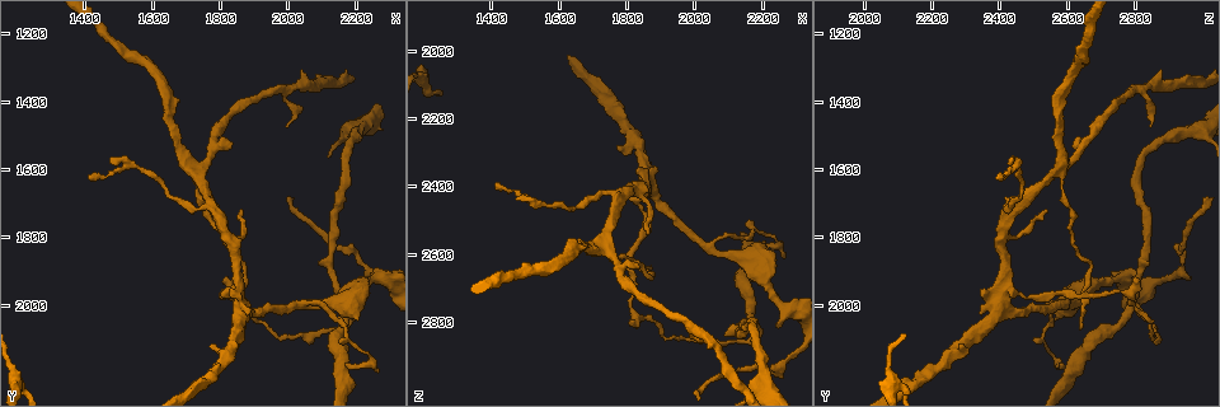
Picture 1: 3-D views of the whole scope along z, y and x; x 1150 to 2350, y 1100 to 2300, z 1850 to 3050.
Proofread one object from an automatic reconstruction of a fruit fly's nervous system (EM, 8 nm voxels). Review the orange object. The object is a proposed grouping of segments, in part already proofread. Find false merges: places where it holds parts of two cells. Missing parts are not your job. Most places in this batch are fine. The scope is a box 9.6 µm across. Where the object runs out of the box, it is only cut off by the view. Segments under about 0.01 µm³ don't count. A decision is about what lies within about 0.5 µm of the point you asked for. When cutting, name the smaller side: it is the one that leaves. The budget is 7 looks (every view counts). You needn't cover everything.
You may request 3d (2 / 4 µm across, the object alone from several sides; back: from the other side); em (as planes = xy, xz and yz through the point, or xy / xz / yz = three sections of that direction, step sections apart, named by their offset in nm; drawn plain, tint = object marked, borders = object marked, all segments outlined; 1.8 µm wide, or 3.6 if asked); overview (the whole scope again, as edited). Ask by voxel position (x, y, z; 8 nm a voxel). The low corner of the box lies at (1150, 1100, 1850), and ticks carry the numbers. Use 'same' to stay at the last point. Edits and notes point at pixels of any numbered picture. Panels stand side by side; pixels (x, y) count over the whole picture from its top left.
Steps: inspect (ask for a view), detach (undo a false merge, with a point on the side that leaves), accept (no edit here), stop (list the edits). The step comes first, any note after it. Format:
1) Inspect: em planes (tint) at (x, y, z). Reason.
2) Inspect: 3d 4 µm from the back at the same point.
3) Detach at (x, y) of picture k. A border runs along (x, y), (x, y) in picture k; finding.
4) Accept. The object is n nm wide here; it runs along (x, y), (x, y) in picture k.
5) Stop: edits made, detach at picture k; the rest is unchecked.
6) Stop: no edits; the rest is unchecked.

Inspect: em yz step 16 (tint) at (1860, 1990, 2400). Sharp bend.

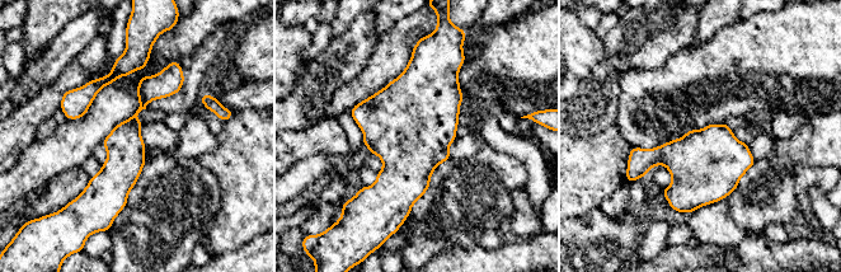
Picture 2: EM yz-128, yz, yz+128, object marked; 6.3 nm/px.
Accept. The object is 220 nm wide here; one cell here.

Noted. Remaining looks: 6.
Inspect: em xz step 8 (tint) at (1740, 1620, 2560). Thick turns thin.

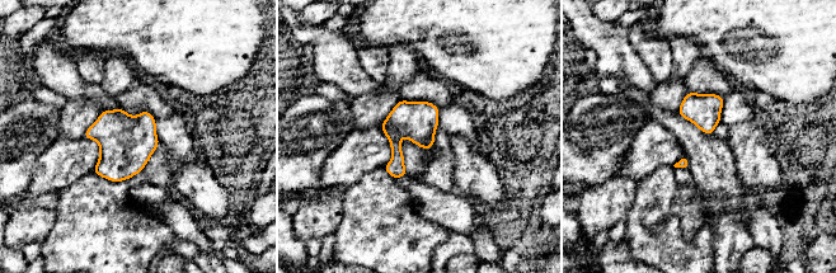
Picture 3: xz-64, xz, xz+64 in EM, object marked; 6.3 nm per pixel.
Inspect: em yz step 8 (tint) at the same point. Cut it another way.

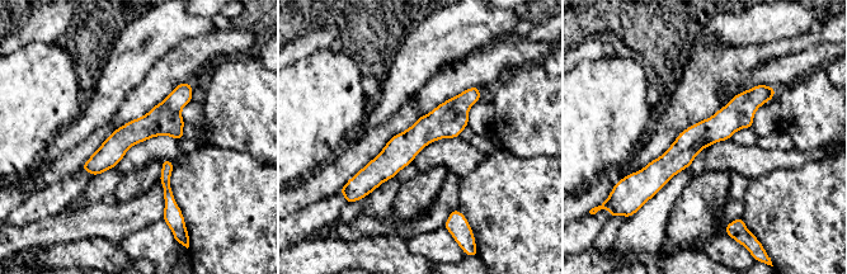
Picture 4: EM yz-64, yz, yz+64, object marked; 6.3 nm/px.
Accept. It runs along (476, 90), (366, 180), (356, 180) in picture 4; continuous, no second cell.

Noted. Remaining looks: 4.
Inspect: 3d 4 µm at (2030, 2100, 2860). Closes a loop.

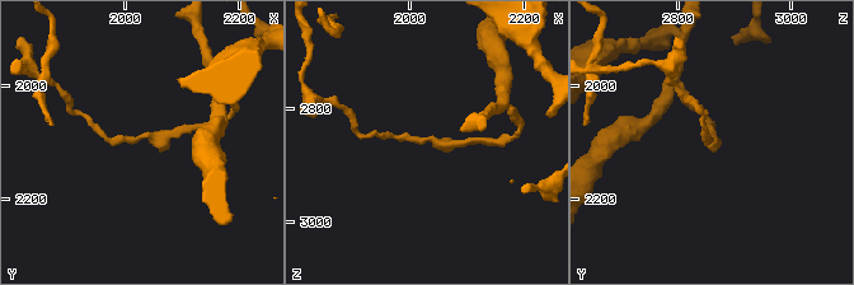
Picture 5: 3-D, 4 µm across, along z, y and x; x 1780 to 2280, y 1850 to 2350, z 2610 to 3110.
Inspect: em xy step 8 (tint) at (2025, 2095, 2855).

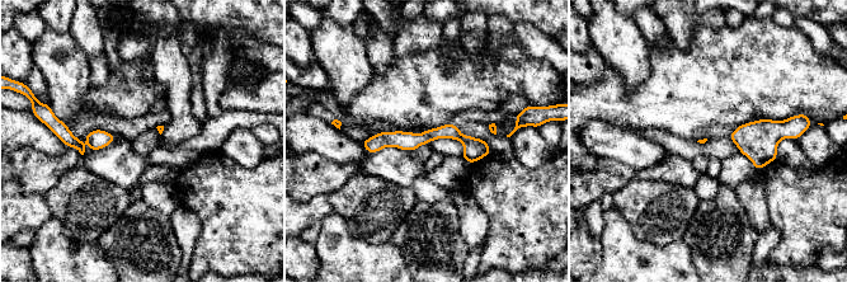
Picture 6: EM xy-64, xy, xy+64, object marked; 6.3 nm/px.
Inspect: em planes (tint) at the same point.

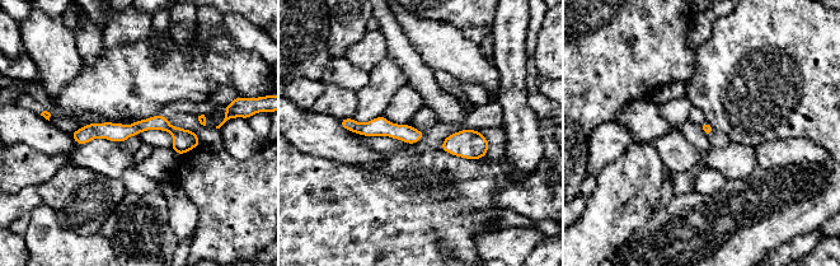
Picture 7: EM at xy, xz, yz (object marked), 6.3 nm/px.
Accept. It runs along (75, 135), (163, 124), (196, 141) in picture 7; all the same cell.

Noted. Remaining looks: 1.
Stop: no edits; the rest is unchecked.

